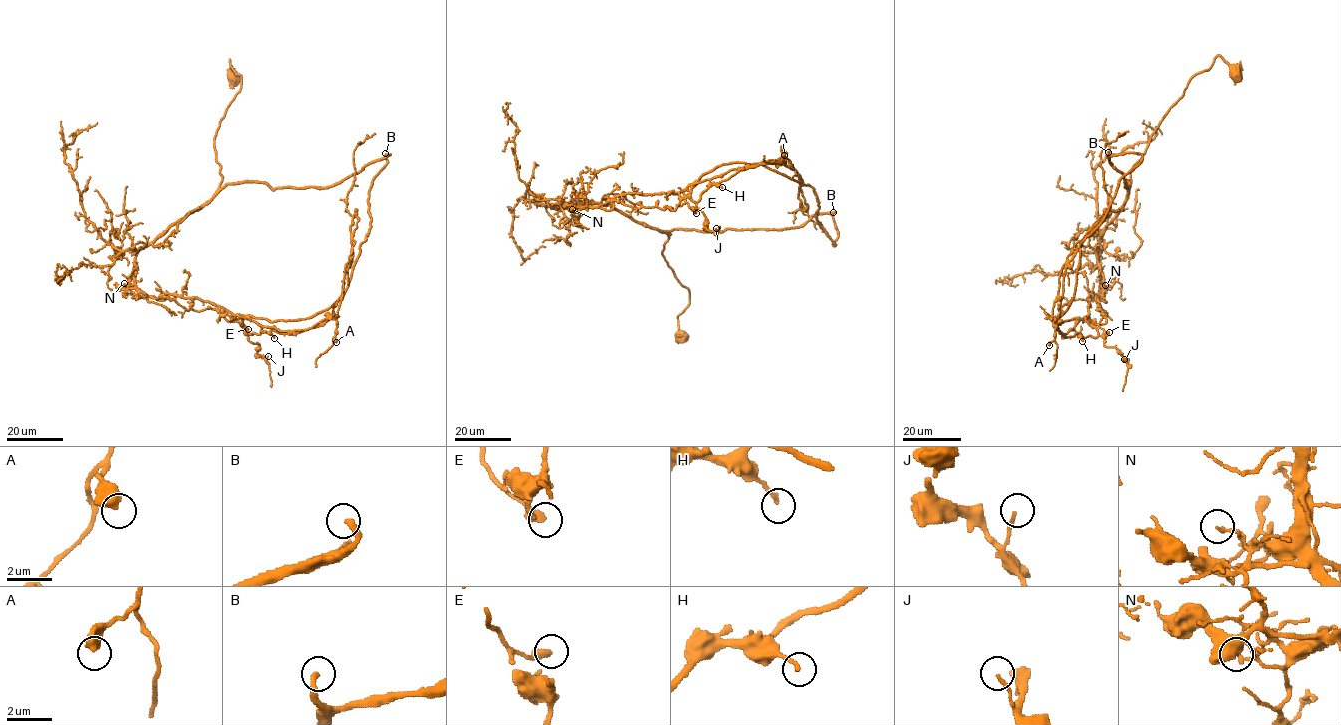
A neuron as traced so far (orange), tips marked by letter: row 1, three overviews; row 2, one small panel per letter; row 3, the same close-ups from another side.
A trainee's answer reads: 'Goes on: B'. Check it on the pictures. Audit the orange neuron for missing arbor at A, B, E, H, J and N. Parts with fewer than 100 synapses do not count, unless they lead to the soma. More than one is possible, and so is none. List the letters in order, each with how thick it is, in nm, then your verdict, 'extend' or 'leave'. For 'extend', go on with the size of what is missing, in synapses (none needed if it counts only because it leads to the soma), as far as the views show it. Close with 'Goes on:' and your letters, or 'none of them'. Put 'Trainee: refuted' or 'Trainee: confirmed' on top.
Trainee: confirmed
A: 500 nm thick; leave
B: 260 nm thick; extend; about 400 synapses
E: 400 nm thick; leave
H: 160 nm thick; leave
J: 130 nm thick; leave
N: 160 nm thick; leave
Goes on: B

